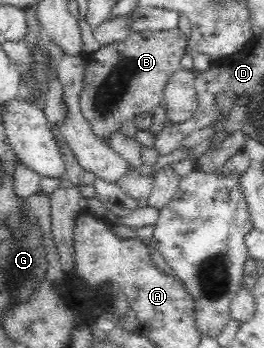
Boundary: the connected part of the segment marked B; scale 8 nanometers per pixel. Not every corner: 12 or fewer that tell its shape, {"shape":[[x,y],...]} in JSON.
{"shape":[[131,33],[85,58],[80,110],[105,139],[161,103],[188,41]]}

